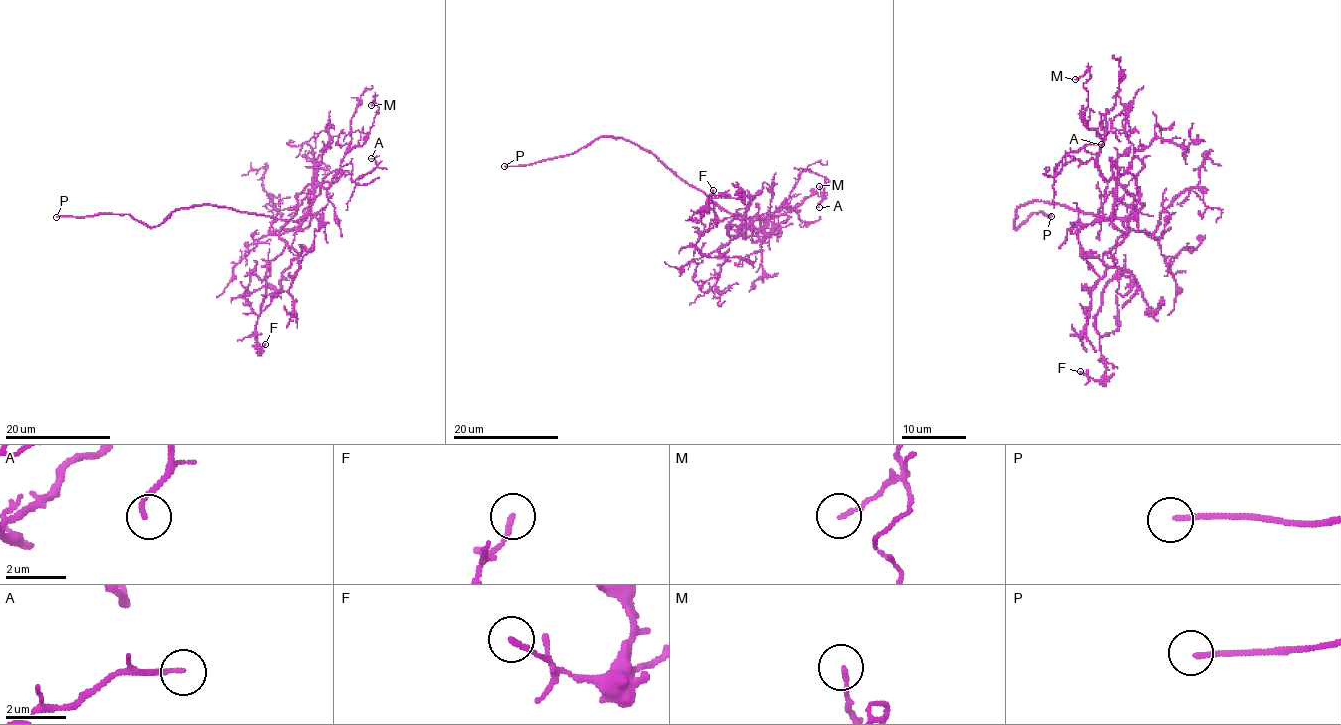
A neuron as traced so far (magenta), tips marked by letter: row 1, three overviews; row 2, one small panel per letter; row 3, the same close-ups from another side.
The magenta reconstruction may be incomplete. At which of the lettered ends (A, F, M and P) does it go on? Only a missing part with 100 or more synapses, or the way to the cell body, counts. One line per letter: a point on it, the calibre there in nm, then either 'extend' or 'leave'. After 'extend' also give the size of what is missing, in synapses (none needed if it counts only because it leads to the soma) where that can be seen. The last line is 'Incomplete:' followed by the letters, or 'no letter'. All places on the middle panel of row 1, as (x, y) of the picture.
A: place (819, 207); calibre 140 nm; leave
F: place (713, 190); calibre 150 nm; leave
M: place (819, 186); calibre 130 nm; leave
P: place (504, 166); calibre 160 nm; extend
Incomplete: P

